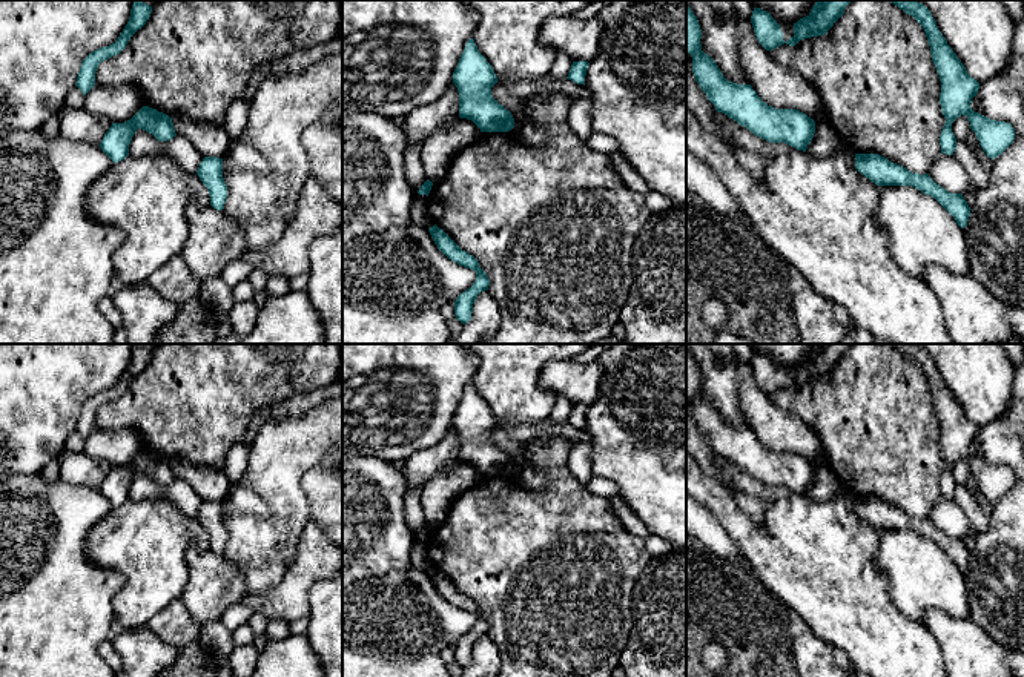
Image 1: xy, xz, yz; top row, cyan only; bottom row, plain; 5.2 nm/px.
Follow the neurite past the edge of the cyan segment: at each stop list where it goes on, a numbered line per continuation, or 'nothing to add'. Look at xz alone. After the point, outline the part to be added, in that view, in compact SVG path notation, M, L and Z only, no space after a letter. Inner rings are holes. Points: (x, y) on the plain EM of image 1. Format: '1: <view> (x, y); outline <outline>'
1: xz (562, 407); outline M557 396L556 404L554 404L548 419L554 424L567 422L570 413L571 413L571 408L573 408L573 404L568 399Z

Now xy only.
1: xy (180, 493); outline M137 473L129 488L129 499L166 499L178 507L186 516L197 517L204 499L193 491L190 484L183 479L175 479L169 485L158 485L152 477Z

